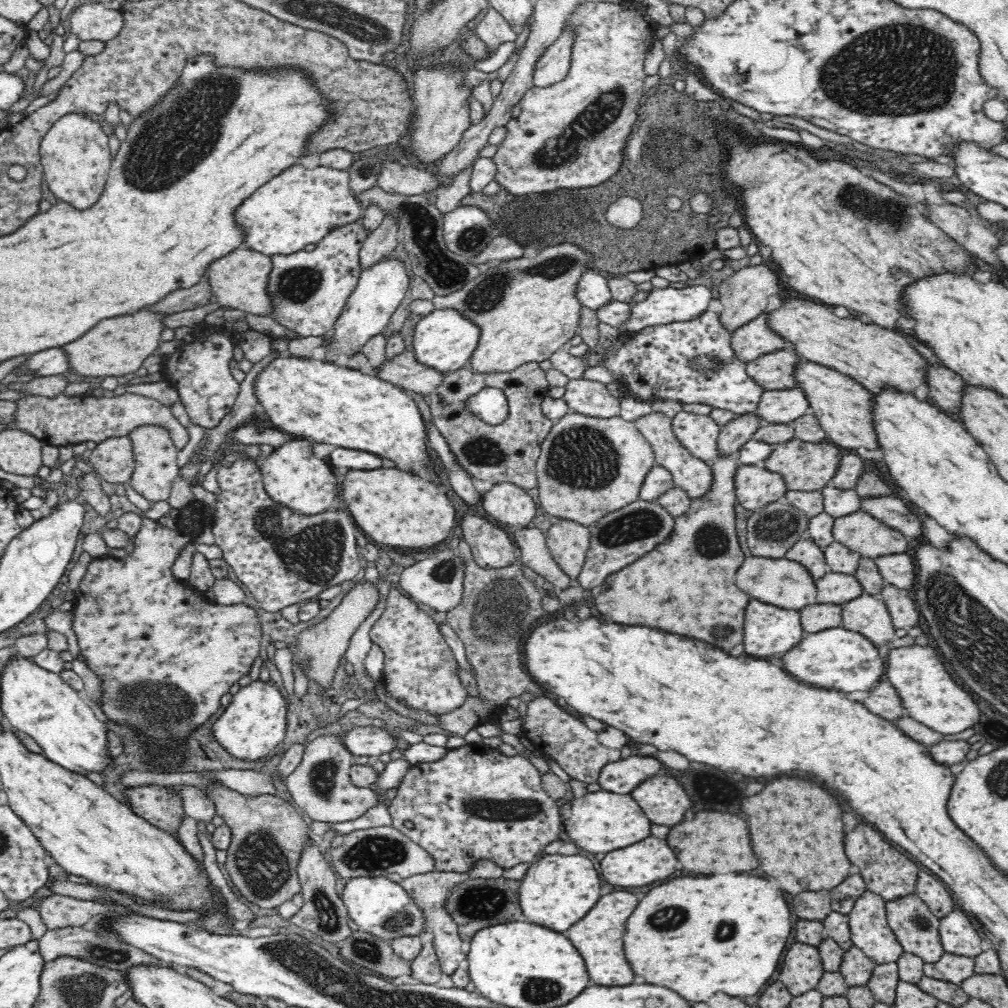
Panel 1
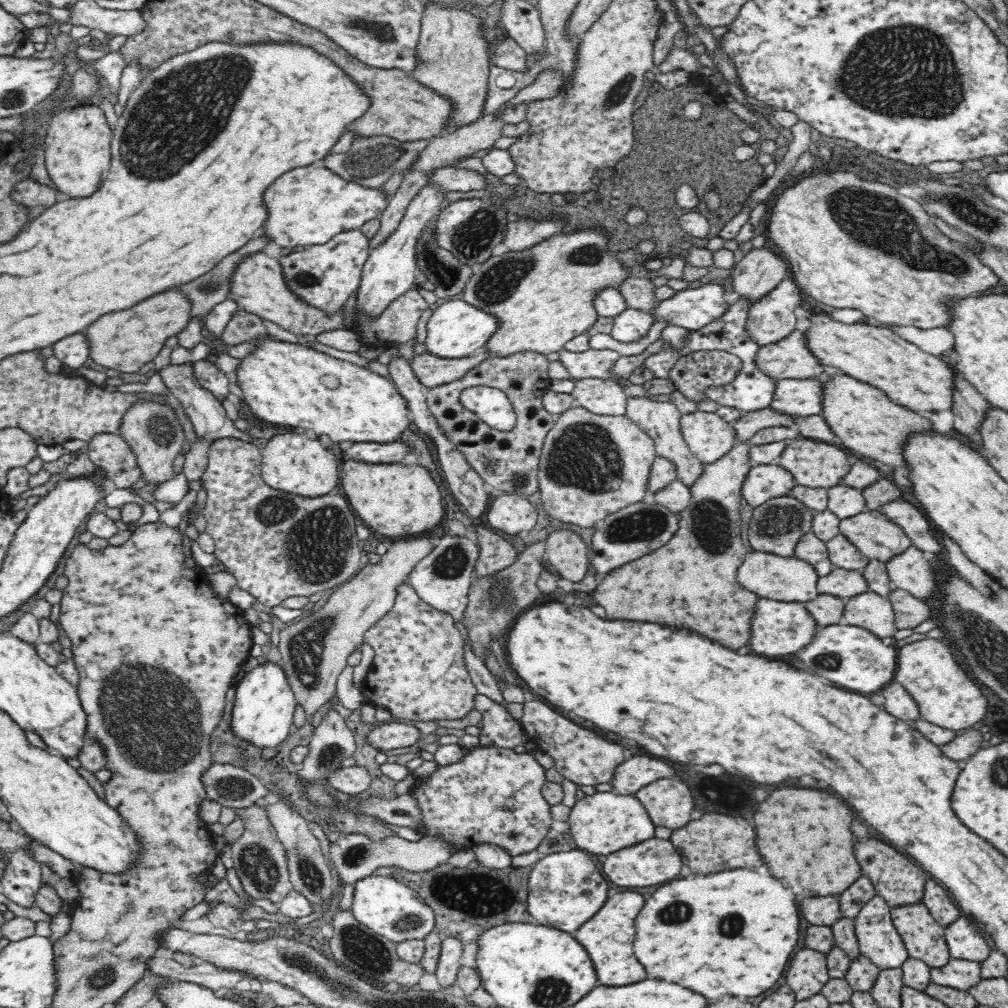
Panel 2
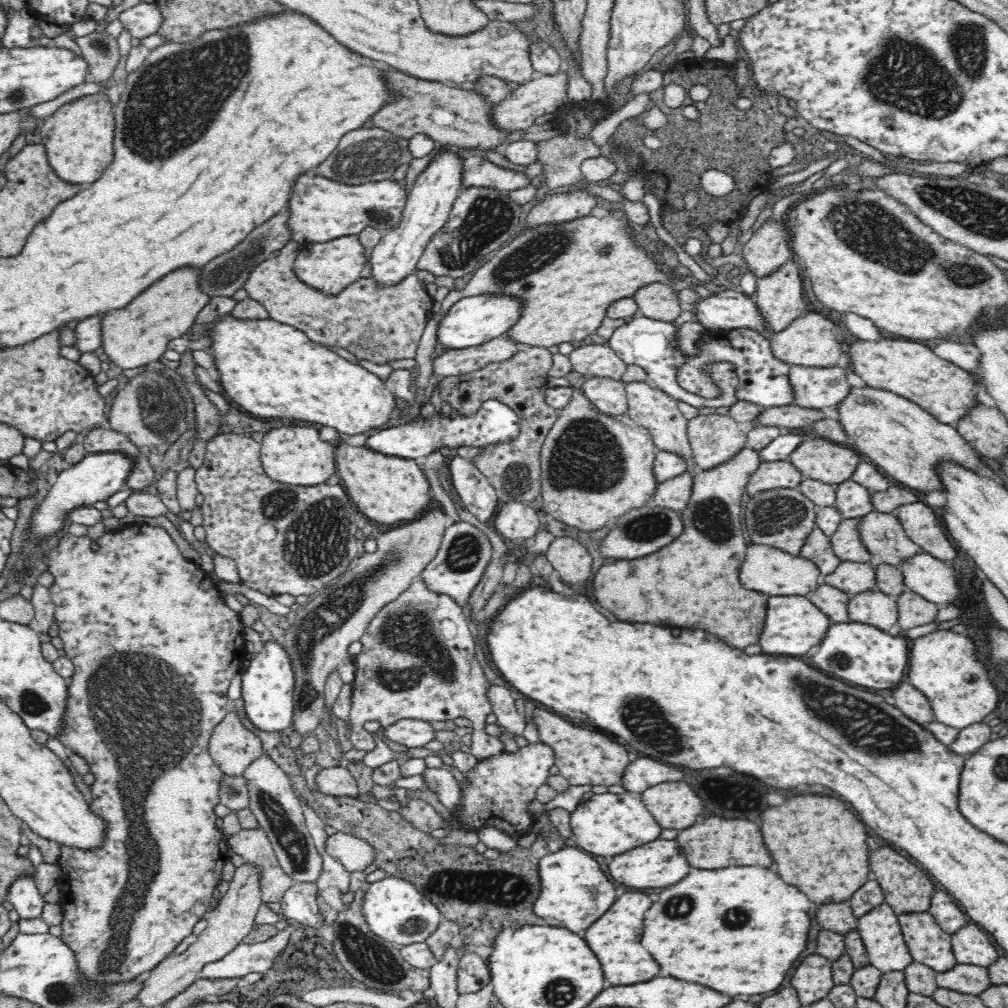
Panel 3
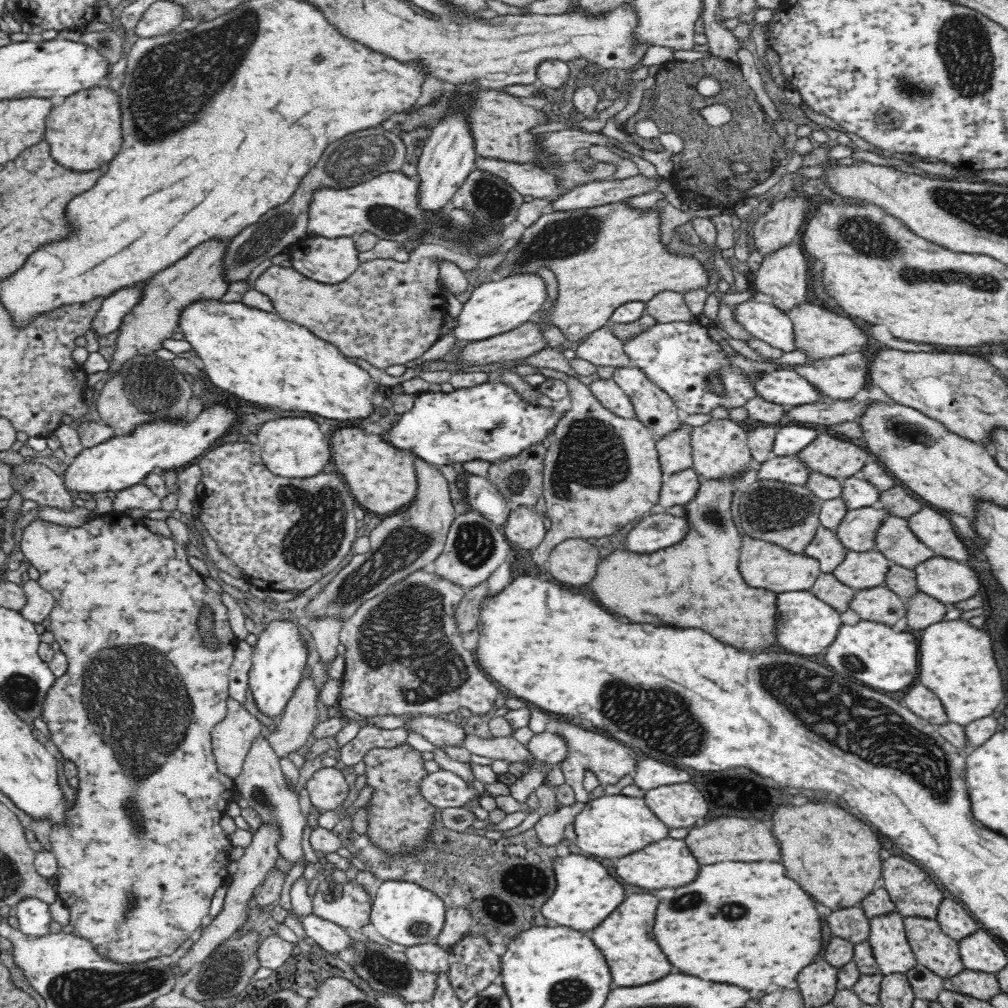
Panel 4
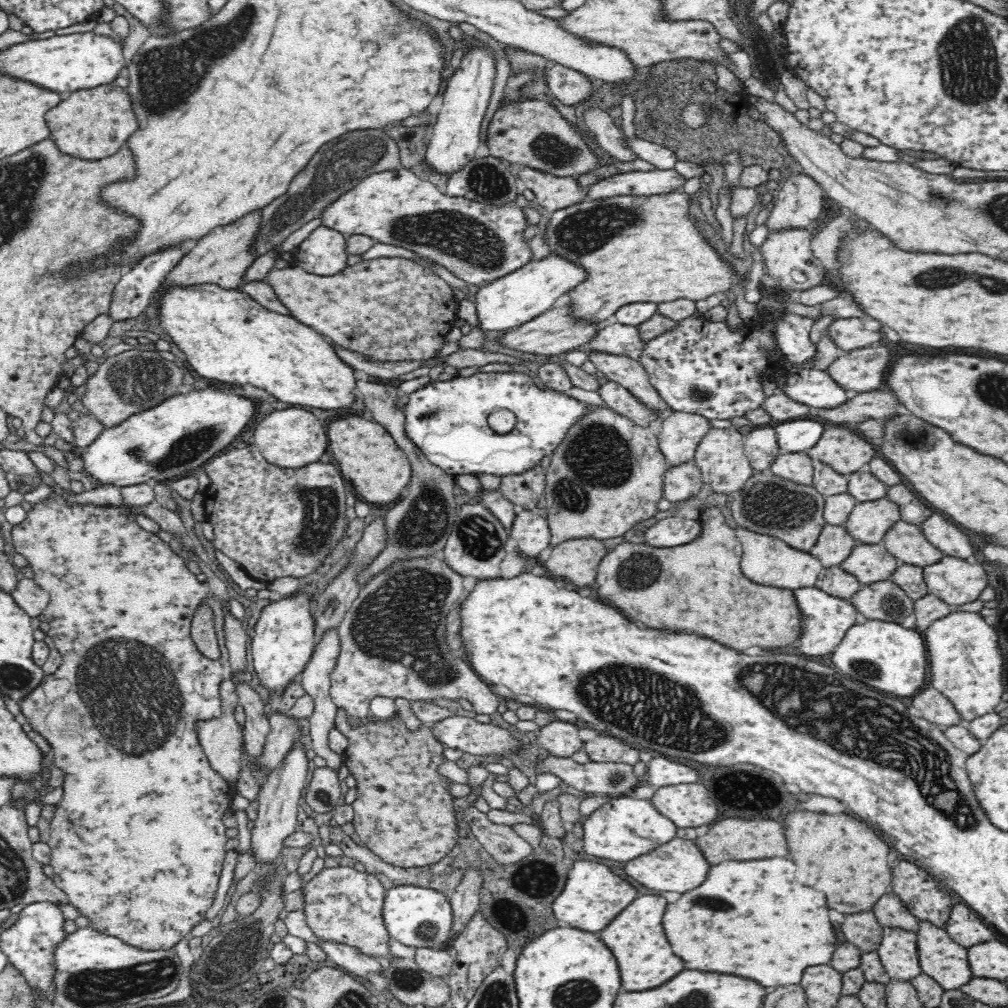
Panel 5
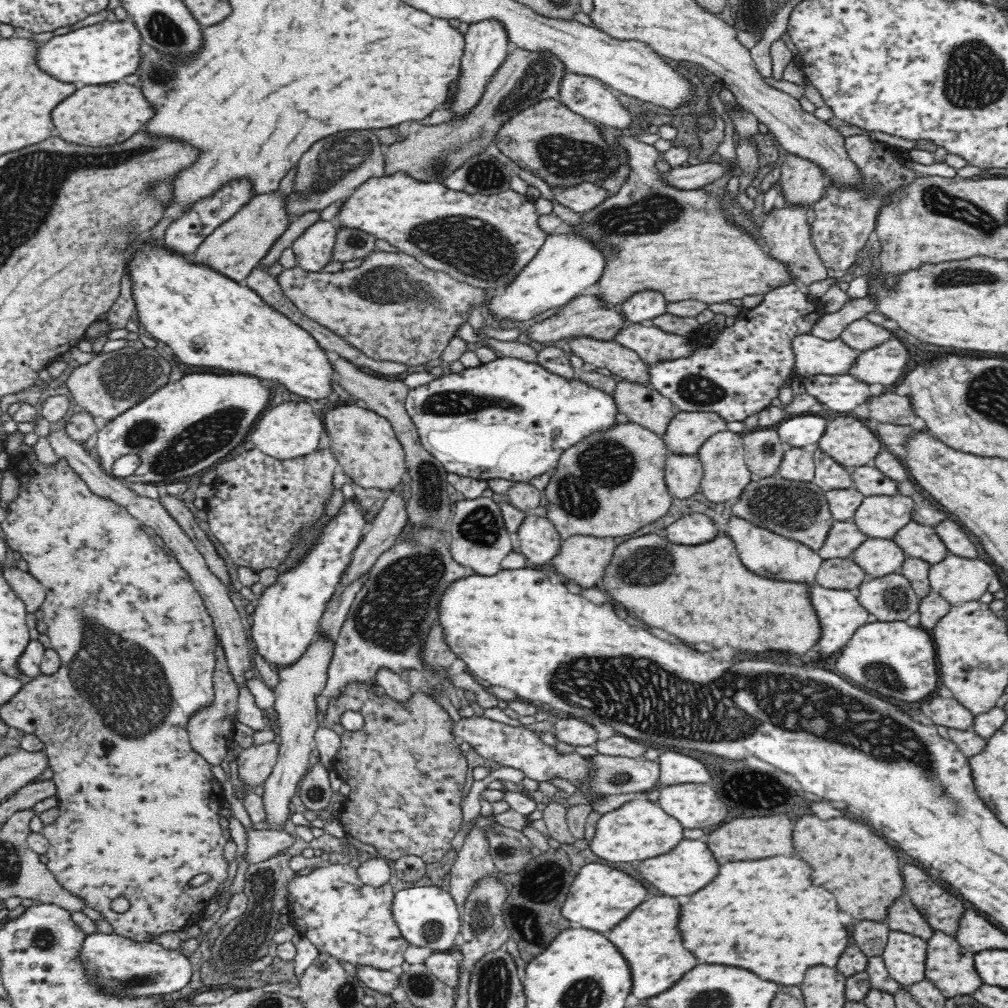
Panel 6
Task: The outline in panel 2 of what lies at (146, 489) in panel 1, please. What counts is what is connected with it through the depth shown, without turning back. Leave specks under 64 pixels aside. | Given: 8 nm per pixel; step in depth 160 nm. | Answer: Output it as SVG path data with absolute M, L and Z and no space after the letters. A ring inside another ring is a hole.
M138 398L138 402L134 402L130 408L126 408L126 412L122 416L122 424L117 432L134 451L146 482L156 485L173 477L172 464L174 459L179 456L186 438L184 429L172 407L167 403L160 403L160 401L150 398Z

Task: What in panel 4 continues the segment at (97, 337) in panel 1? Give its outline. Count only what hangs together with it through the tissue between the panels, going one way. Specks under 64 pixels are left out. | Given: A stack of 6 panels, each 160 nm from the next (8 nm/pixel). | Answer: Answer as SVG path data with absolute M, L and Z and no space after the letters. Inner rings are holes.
M234 238L222 241L212 239L199 244L184 258L157 272L148 280L140 302L124 317L119 326L120 334L112 356L112 369L120 369L126 364L126 360L134 356L160 350L163 340L177 336L180 312L194 300L218 299L226 294L230 282L225 276L225 252L232 240Z

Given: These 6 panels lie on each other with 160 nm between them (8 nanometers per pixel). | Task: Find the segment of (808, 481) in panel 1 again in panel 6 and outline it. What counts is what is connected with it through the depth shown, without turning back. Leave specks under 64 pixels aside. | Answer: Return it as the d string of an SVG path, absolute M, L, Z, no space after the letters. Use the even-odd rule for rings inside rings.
M834 416L827 421L824 434L816 444L822 452L830 455L836 462L849 470L868 464L872 458L880 453L880 439L874 434L873 429L865 423L864 419L853 416Z

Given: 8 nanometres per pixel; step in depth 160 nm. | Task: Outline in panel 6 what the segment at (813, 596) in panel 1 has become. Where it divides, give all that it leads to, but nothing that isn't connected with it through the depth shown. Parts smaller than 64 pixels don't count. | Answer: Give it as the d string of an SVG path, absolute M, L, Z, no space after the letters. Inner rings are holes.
M732 514L728 519L725 532L728 537L736 542L738 554L740 554L740 558L742 558L742 562L748 570L752 570L756 574L762 574L762 576L778 578L780 581L815 584L815 577L823 558L816 550L812 550L806 544L752 524L749 520L744 520L735 514Z

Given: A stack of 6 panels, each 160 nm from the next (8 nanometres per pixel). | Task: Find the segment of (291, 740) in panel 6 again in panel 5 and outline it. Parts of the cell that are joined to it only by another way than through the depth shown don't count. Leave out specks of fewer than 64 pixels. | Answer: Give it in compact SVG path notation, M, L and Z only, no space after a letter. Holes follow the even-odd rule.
M299 743L290 748L286 758L282 760L281 766L268 772L265 782L262 783L258 800L258 816L251 829L251 847L256 853L258 862L270 864L280 854L282 842L296 830L296 820L298 820L298 804L302 796L302 788L306 782L308 774L308 757L303 746Z

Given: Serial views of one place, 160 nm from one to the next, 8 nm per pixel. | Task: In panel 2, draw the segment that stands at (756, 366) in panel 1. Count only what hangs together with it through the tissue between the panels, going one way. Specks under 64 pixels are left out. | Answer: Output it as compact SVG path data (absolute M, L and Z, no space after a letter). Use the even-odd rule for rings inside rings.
M794 329L786 338L761 346L756 361L776 381L812 379L824 372L824 364L807 347L807 330Z

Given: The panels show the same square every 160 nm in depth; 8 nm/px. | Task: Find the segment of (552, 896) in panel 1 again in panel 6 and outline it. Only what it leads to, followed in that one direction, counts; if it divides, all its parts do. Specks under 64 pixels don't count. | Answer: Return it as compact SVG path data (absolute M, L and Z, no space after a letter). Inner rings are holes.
M600 863L586 864L579 869L570 898L562 908L562 916L580 924L582 928L606 932L612 930L618 922L622 922L638 904L642 904L646 900L646 894L648 890L630 874Z

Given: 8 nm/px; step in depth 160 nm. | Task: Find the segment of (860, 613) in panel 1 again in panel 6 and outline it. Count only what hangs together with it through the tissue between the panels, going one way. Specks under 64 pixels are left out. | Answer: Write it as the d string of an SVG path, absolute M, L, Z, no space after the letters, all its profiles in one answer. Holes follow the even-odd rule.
M899 572L882 576L880 578L867 578L866 581L855 591L860 605L874 614L880 622L890 622L894 620L908 620L910 614L919 612L920 598L912 589L912 585L904 575Z

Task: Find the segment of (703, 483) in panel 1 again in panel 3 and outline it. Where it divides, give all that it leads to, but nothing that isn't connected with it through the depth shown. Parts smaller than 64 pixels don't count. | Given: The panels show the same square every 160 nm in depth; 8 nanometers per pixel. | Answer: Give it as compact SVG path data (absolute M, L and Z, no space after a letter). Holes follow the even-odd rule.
M630 381L625 383L627 403L629 410L627 415L640 426L650 431L653 441L659 450L667 450L681 454L687 462L687 470L692 470L694 459L691 454L691 446L687 437L687 422L689 421L679 409L679 401L667 395L664 391L654 387L648 381Z

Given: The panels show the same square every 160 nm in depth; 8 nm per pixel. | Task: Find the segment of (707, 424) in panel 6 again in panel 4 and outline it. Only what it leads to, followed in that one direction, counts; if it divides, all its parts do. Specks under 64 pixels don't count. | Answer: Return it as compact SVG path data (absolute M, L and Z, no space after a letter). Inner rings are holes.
M682 423L680 428L666 432L655 440L659 463L664 475L693 467L691 434L694 426Z

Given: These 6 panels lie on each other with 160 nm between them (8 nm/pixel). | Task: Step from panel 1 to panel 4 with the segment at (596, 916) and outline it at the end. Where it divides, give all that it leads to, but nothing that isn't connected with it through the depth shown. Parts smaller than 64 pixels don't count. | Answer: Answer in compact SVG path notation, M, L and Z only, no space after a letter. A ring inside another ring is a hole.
M632 894L620 904L596 930L590 932L594 944L602 950L610 964L614 986L642 986L672 972L672 964L662 954L654 934L652 924L658 910L658 898L652 894Z

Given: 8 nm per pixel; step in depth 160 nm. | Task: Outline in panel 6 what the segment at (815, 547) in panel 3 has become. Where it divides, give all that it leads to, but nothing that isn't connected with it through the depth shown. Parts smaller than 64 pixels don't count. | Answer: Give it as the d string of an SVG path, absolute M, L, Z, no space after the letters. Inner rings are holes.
M853 520L834 521L825 543L817 553L826 560L826 558L838 558L851 556L851 554L865 541L869 536L860 532L857 524Z

